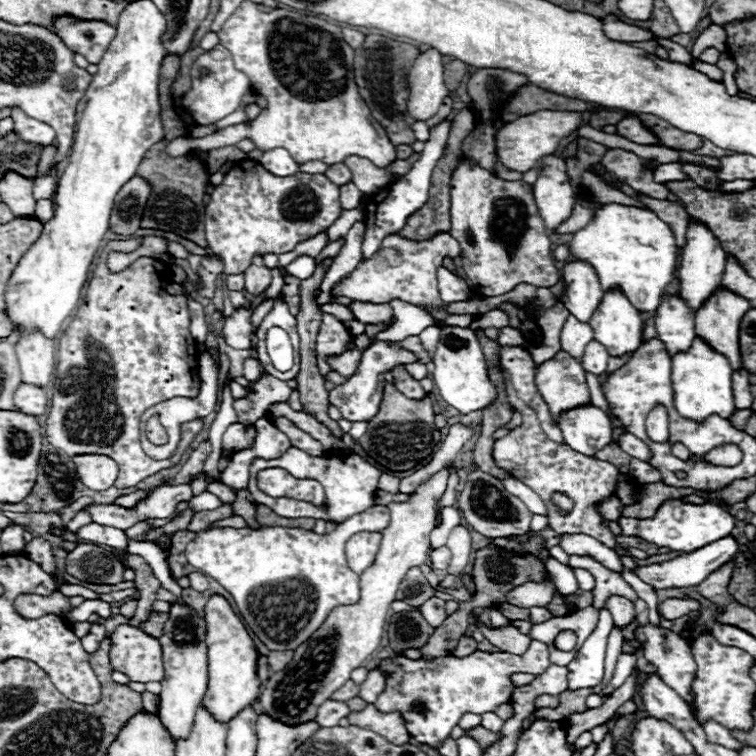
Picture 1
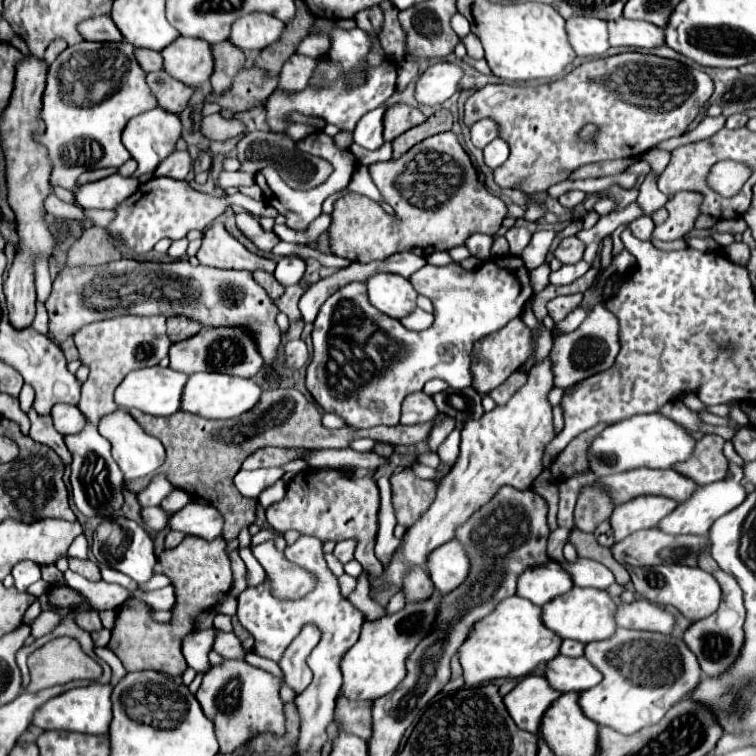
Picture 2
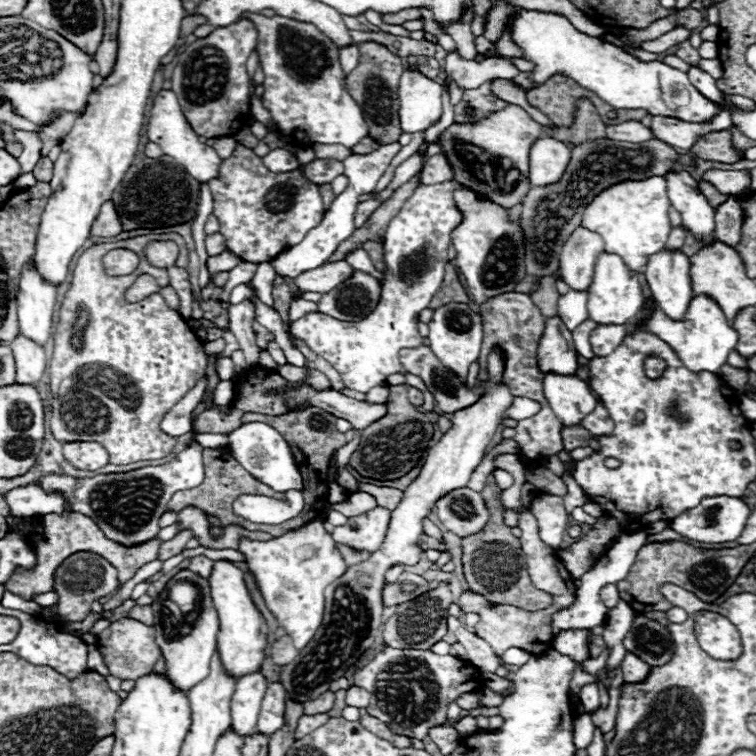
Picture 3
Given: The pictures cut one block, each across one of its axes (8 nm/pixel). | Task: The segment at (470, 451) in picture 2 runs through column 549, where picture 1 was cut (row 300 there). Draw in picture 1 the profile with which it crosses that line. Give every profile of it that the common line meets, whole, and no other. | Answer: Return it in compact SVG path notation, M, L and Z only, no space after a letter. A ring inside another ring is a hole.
M438 232L436 236L422 242L408 240L398 234L388 234L378 254L374 254L374 258L362 260L352 274L348 274L344 280L336 284L336 294L370 304L384 304L398 298L418 306L420 310L426 310L434 320L442 322L450 314L446 312L448 304L440 300L436 272L442 266L444 258L458 258L458 256L460 246L448 232Z

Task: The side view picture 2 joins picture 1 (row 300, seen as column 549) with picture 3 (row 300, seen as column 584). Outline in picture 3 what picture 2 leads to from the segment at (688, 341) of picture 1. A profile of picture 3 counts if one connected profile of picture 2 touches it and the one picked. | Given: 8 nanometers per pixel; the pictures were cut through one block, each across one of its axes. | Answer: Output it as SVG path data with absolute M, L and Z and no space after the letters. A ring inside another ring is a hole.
M660 250L646 262L644 276L658 306L674 320L680 320L692 300L690 262L682 250Z

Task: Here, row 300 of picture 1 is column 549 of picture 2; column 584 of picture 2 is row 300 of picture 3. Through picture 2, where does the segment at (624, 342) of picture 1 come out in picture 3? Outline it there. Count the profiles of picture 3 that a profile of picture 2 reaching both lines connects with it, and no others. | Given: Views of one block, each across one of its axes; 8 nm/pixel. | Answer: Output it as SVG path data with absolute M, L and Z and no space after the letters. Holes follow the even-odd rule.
M602 252L594 266L594 278L588 290L588 314L596 324L626 324L640 314L644 304L642 284L638 272L632 272L618 254Z

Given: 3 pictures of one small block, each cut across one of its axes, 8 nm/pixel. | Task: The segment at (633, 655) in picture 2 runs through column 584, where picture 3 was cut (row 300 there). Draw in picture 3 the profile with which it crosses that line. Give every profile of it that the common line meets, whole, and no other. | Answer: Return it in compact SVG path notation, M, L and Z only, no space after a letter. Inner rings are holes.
M694 296L682 320L670 320L656 304L650 314L650 320L642 330L652 332L664 342L668 342L676 350L684 366L690 368L692 372L710 370L714 374L720 374L720 366L726 362L730 350L734 350L734 346L738 344L738 332L732 326L728 326L724 312L710 296Z

